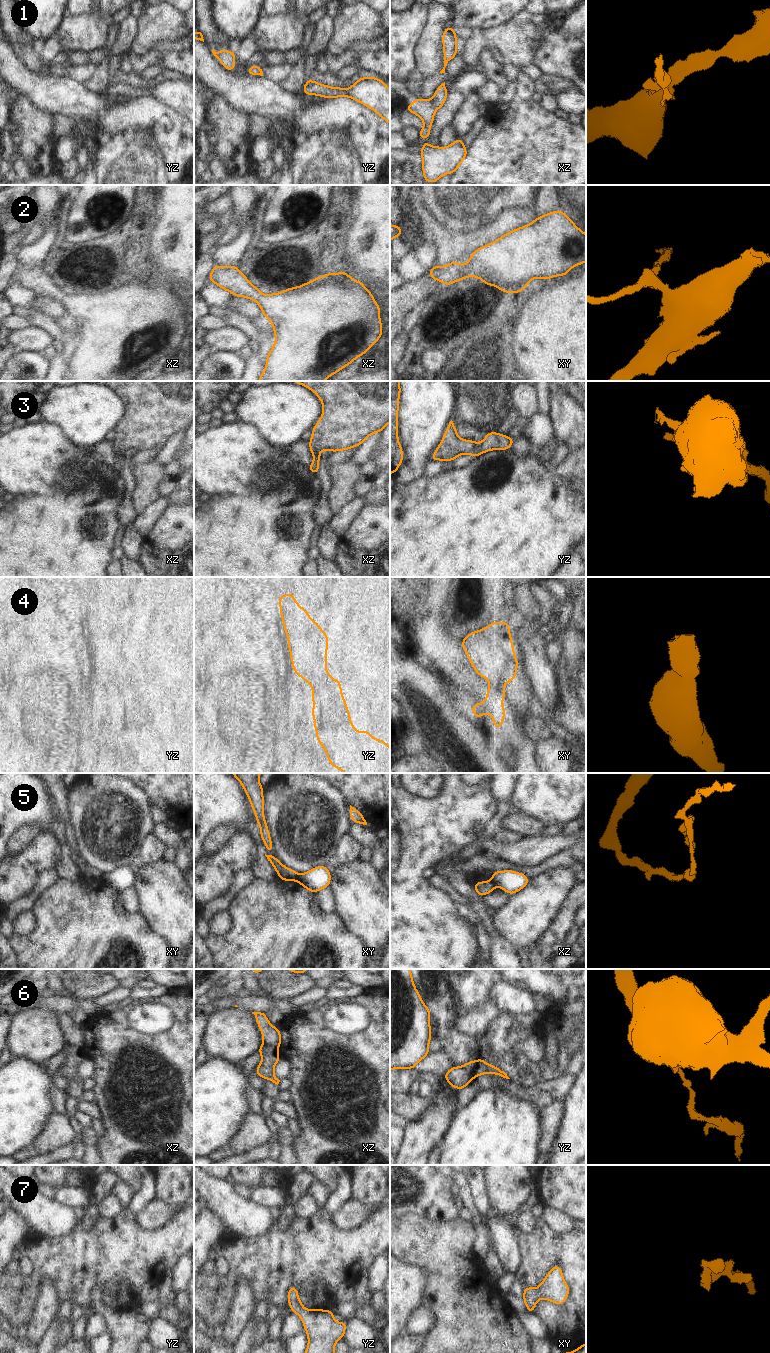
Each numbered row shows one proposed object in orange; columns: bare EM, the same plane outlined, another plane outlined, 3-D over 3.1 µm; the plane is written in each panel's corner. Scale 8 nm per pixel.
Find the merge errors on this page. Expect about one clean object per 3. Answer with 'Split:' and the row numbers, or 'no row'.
Split: 1, 3, 5, 6

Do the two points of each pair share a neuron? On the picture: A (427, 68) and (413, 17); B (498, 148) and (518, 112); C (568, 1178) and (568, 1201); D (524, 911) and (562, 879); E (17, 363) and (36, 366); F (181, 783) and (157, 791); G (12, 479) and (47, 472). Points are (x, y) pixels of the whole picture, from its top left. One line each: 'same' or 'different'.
A: different
B: same
C: same
D: same
E: same
F: same
G: same

